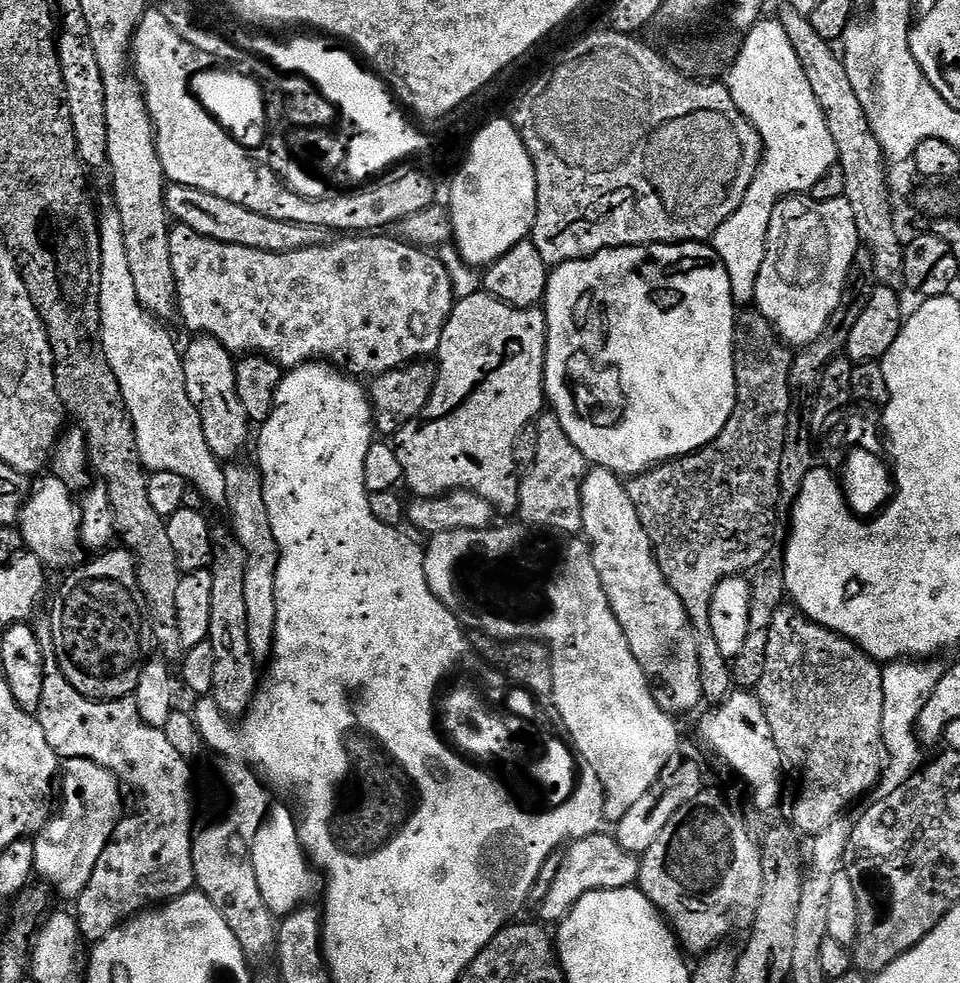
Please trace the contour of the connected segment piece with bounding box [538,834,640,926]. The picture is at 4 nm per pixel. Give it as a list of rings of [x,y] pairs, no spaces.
[[[615,835],[583,836],[567,845],[562,867],[558,869],[558,875],[550,885],[550,894],[546,894],[546,898],[538,905],[541,916],[539,919],[545,925],[559,925],[569,910],[586,894],[607,888],[630,888],[637,883],[640,875],[639,859],[633,853],[627,852],[616,841]]]

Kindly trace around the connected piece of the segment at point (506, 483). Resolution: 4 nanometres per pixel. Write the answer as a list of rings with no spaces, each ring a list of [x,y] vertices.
[[[483,290],[472,292],[469,296],[464,296],[455,301],[452,306],[452,313],[442,330],[440,344],[436,347],[434,356],[438,361],[436,370],[436,385],[432,391],[430,402],[414,417],[402,430],[398,430],[394,437],[394,447],[398,454],[398,462],[402,462],[403,483],[408,484],[408,488],[413,493],[413,497],[434,497],[441,496],[447,492],[456,492],[464,489],[480,495],[486,502],[492,504],[497,513],[515,513],[520,506],[520,482],[521,473],[514,462],[514,438],[526,425],[533,423],[545,411],[546,397],[544,395],[544,359],[546,358],[546,346],[548,345],[548,323],[544,317],[543,307],[515,308],[498,298],[488,295]]]

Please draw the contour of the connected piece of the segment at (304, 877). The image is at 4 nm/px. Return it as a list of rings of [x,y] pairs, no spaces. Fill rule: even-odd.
[[[274,806],[267,811],[265,818],[253,831],[249,841],[249,852],[254,874],[257,875],[258,890],[265,899],[266,908],[272,916],[281,920],[296,911],[301,902],[309,901],[306,899],[315,893],[317,895],[320,881],[318,882],[317,873],[311,868],[301,846],[295,813],[291,813],[284,806]]]

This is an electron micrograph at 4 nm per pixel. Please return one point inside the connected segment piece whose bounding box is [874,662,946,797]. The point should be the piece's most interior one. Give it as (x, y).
(906, 686)

